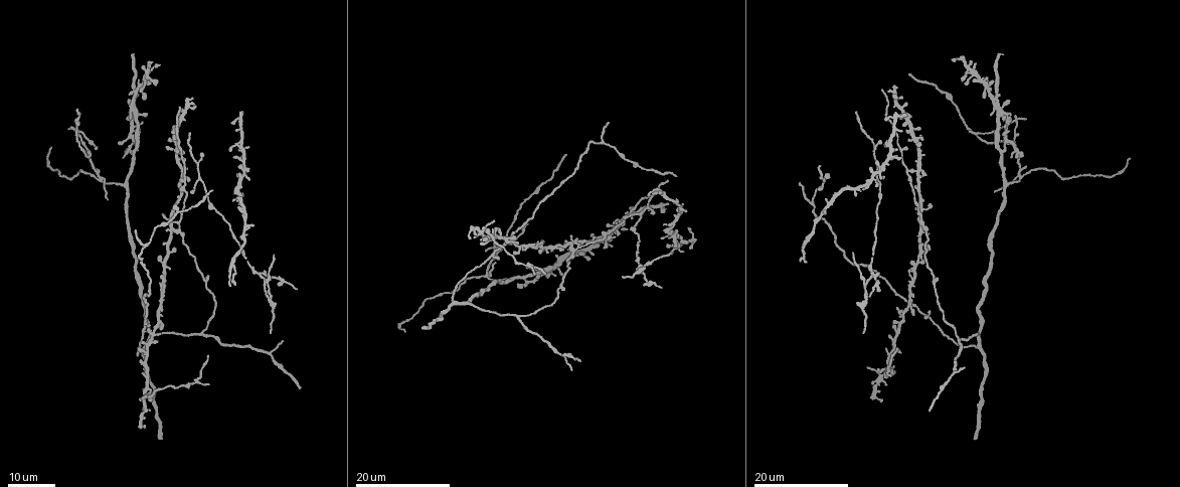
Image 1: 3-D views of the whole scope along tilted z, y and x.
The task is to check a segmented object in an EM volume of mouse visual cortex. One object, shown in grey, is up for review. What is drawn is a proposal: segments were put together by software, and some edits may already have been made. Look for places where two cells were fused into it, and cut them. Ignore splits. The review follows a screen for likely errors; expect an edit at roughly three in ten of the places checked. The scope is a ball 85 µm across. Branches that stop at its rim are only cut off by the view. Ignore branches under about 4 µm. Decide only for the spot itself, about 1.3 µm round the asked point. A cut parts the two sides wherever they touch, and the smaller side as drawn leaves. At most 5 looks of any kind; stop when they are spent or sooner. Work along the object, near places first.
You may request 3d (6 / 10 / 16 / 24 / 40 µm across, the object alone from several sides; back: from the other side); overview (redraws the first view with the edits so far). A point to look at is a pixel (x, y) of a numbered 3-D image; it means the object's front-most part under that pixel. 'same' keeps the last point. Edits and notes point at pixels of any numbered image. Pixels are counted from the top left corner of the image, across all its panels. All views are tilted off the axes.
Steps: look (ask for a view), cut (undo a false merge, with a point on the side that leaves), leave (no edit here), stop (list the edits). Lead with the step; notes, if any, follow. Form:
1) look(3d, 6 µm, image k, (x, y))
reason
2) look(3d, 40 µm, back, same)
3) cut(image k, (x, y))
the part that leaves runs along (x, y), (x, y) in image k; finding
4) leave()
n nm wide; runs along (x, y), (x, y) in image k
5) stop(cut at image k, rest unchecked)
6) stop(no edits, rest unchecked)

look(3d, 24 µm, image 1, (930, 318))
two arms in line, one across

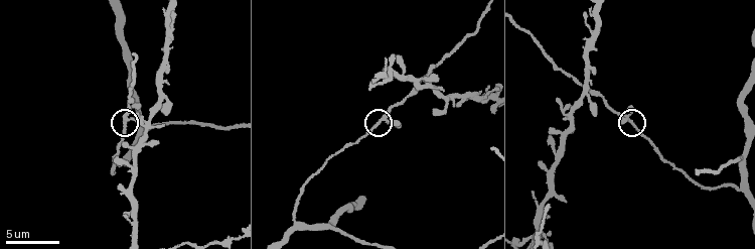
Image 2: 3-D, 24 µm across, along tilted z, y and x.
look(3d, 10 µm, image 2, (633, 126))

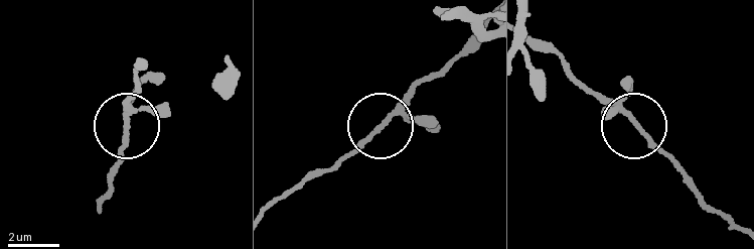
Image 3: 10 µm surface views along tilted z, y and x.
look(3d, 6 µm, image 3, (631, 121))

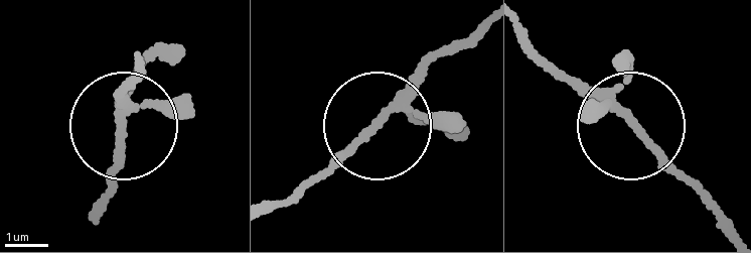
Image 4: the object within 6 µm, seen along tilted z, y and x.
leave()
150 nm wide; runs along (734, 229), (650, 139), (538, 59) in image 4; all the same cell

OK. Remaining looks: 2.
look(3d, 16 µm, image 2, (698, 172))
branch point

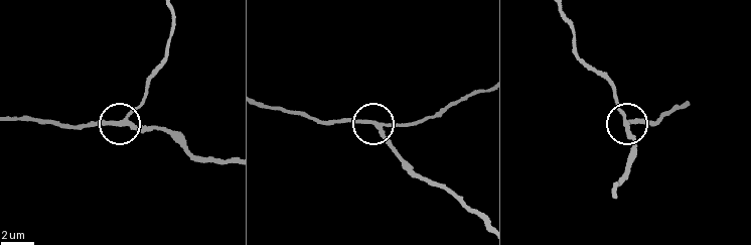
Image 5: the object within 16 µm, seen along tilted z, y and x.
look(3d, 6 µm, image 5, (625, 125))
zoom in

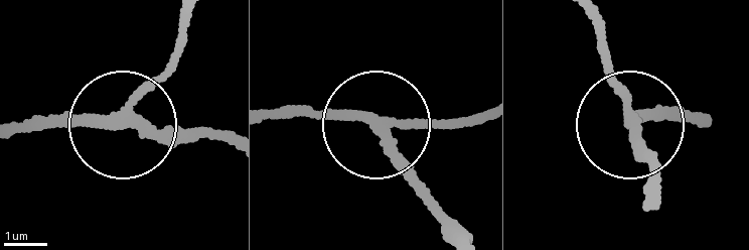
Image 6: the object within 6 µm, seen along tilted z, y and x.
leave()
220 nm wide; runs along (590, 20), (653, 168) in image 6; continuous, no second cell

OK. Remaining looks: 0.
stop(no edits, rest unchecked)

